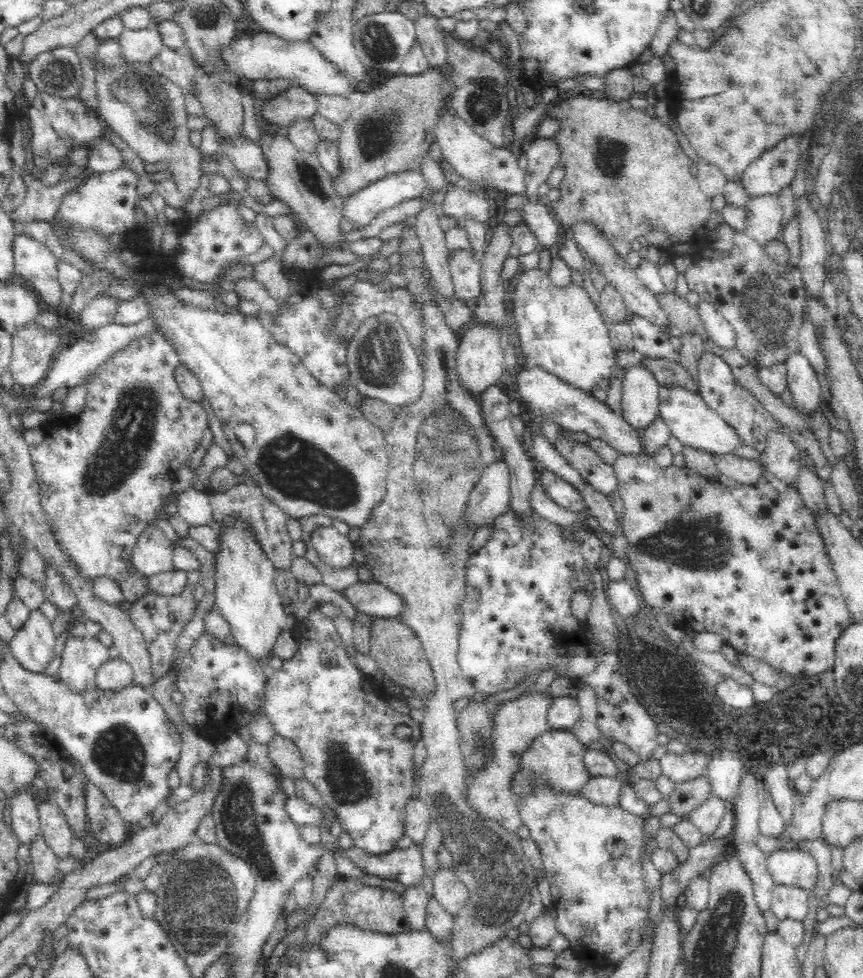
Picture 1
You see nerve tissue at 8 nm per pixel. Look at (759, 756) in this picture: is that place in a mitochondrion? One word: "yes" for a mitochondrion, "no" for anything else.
no

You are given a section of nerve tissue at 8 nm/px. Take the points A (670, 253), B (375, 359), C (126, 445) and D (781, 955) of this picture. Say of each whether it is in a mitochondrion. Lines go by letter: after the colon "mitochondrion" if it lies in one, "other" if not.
A: other
B: mitochondrion
C: mitochondrion
D: other

